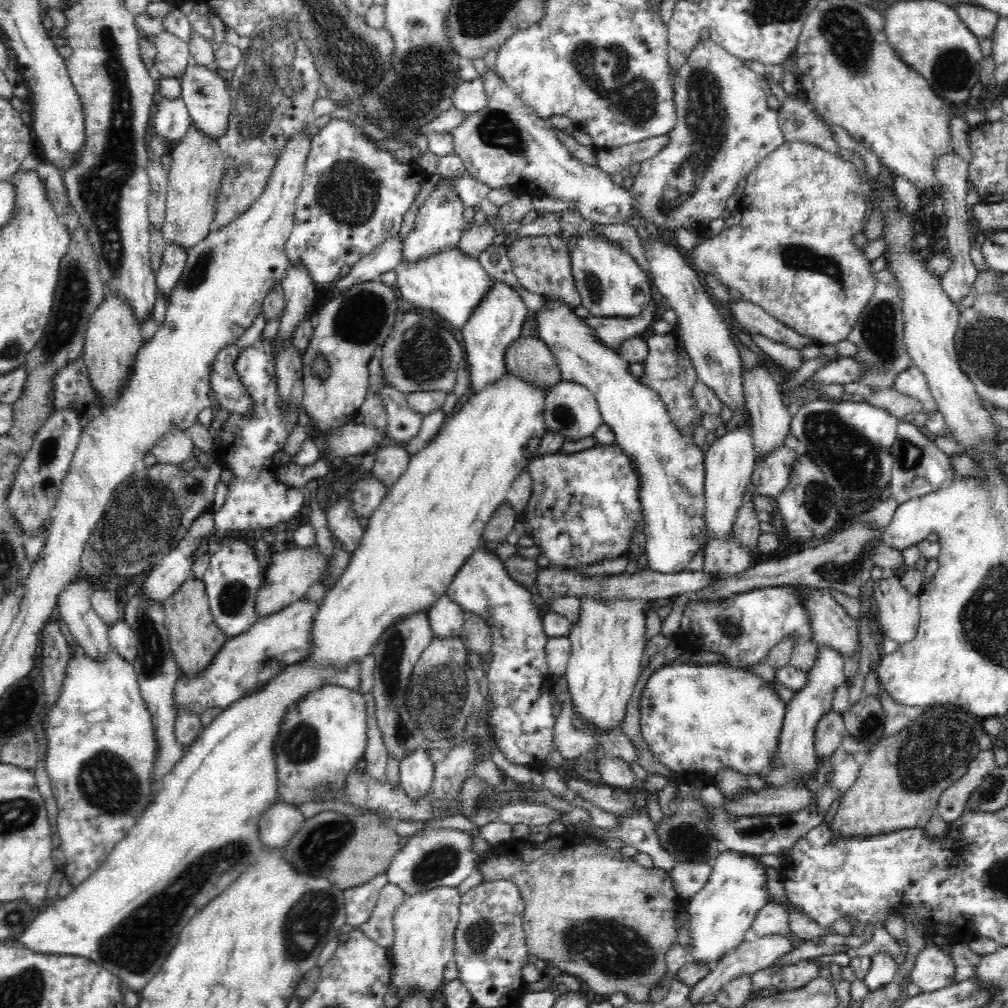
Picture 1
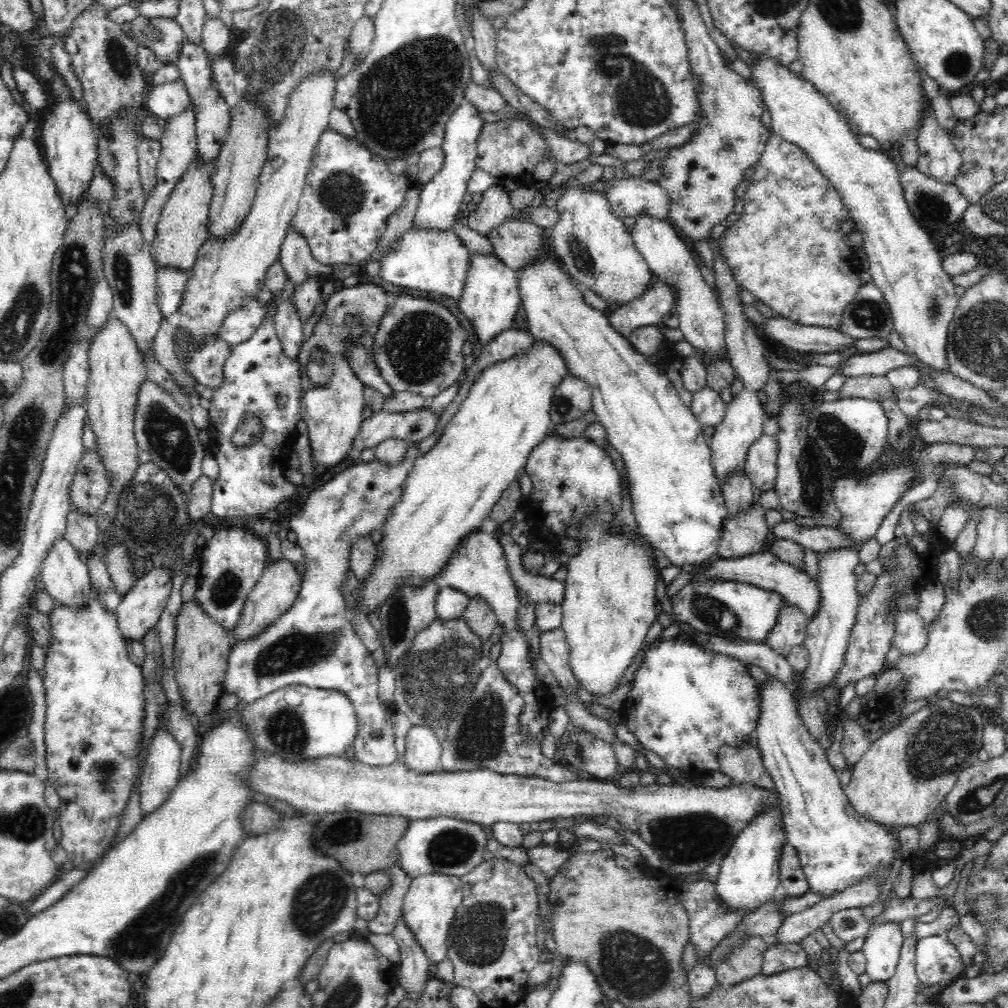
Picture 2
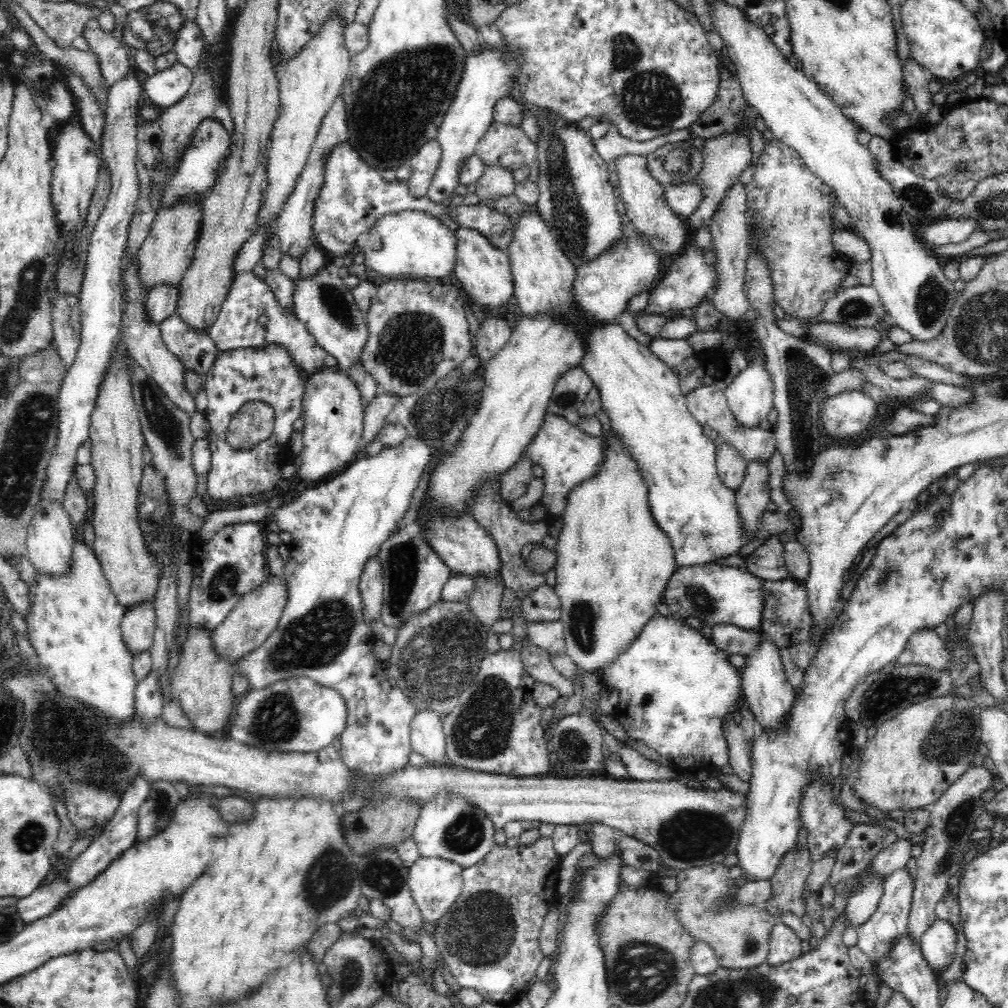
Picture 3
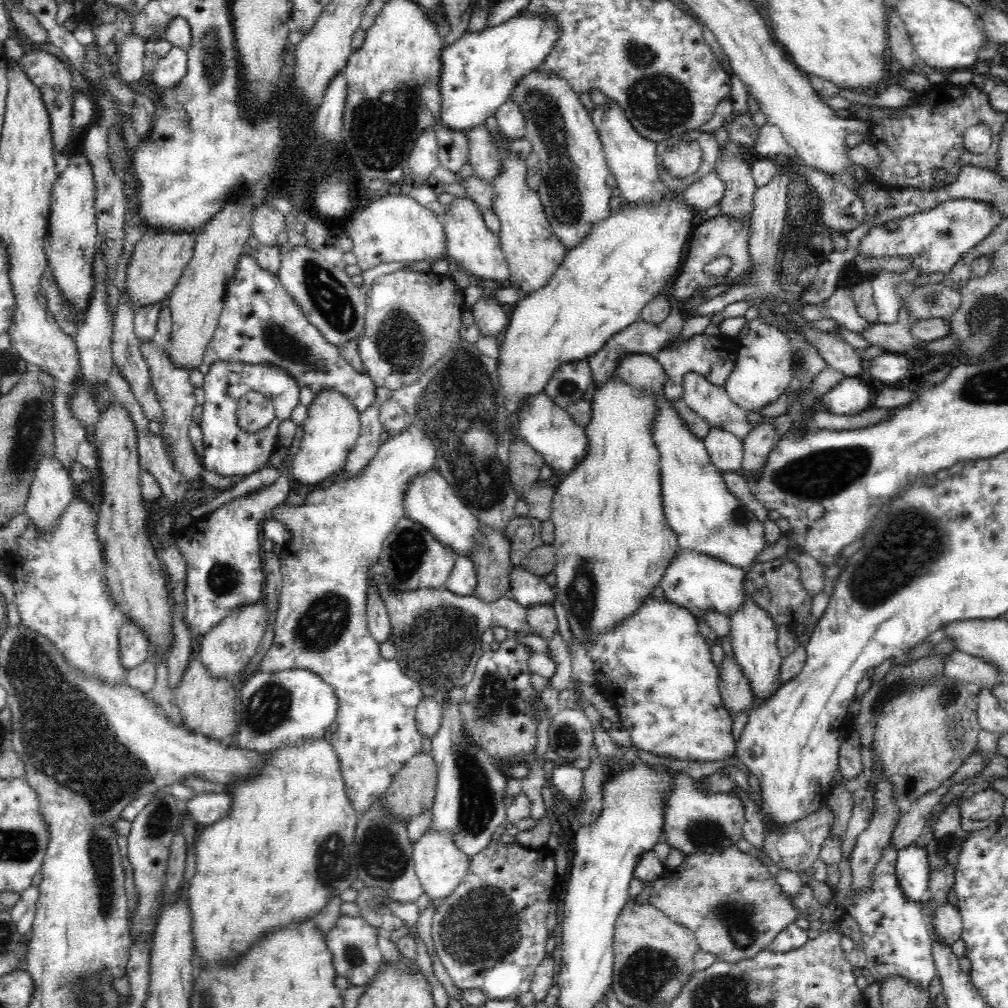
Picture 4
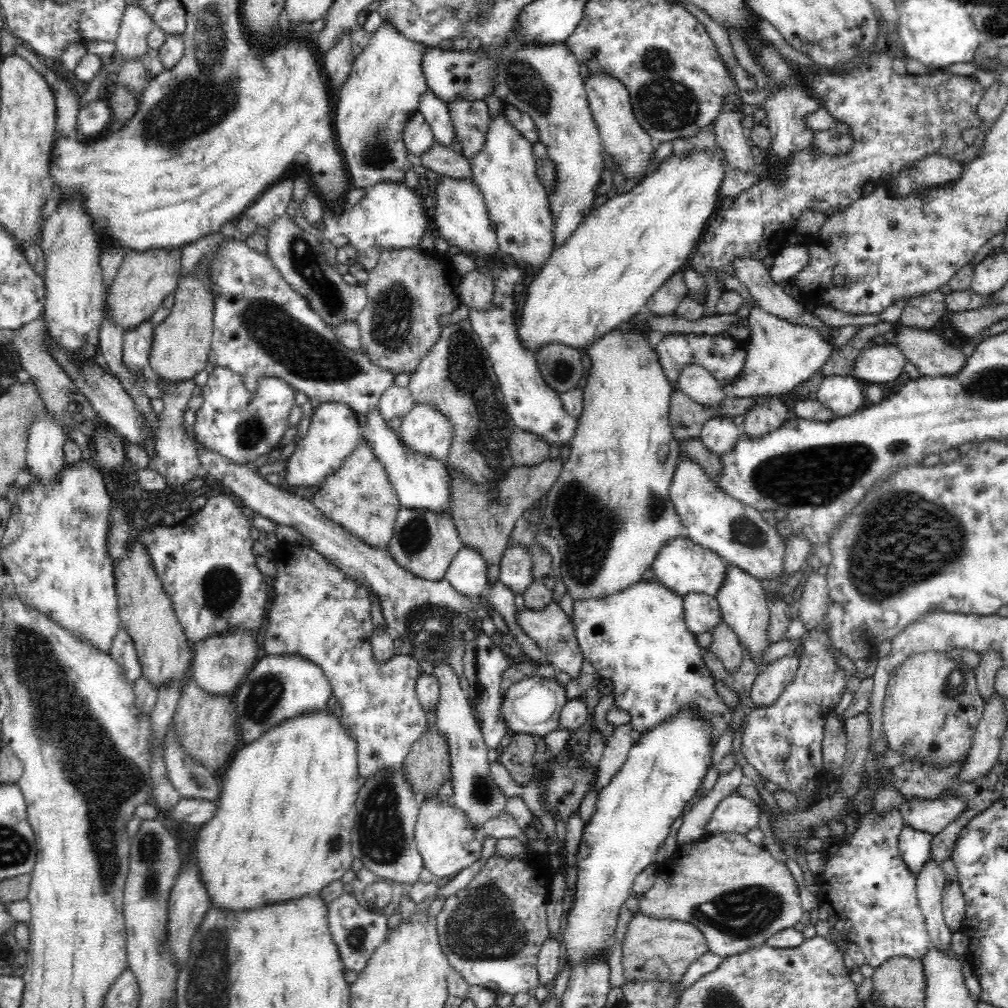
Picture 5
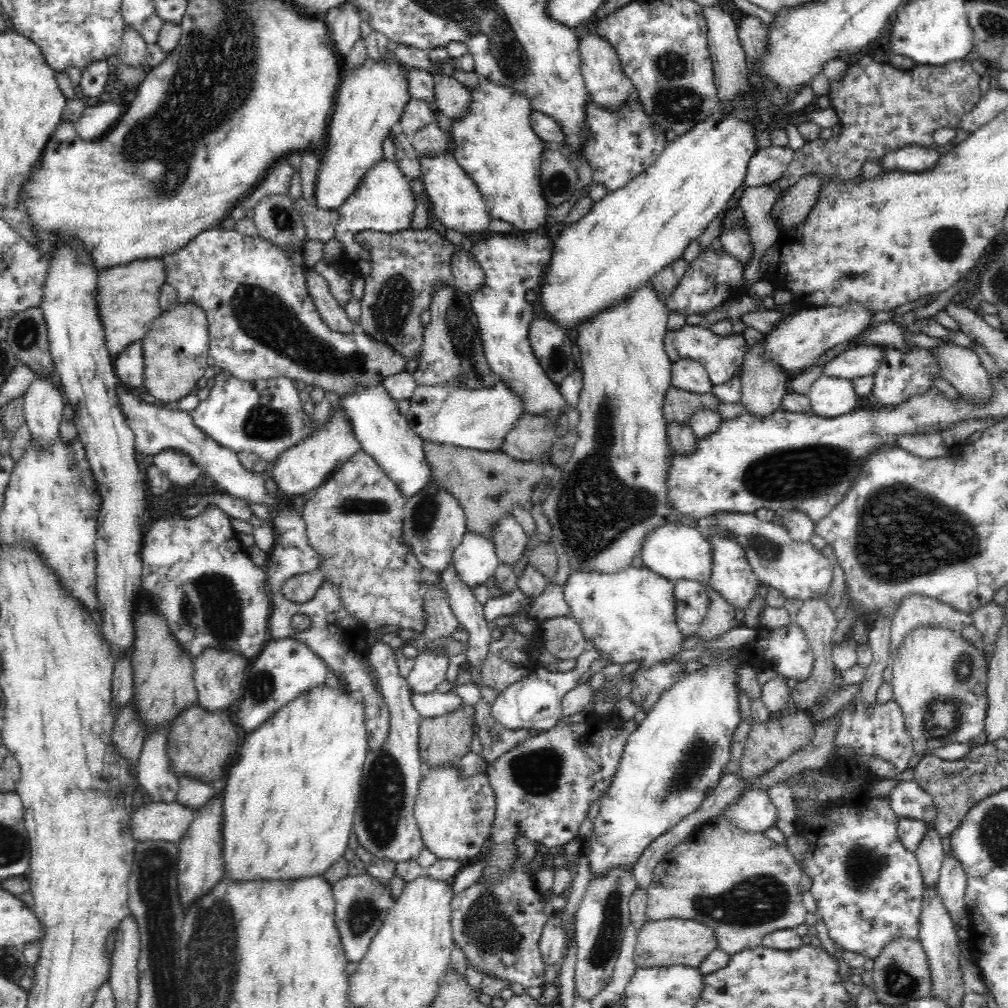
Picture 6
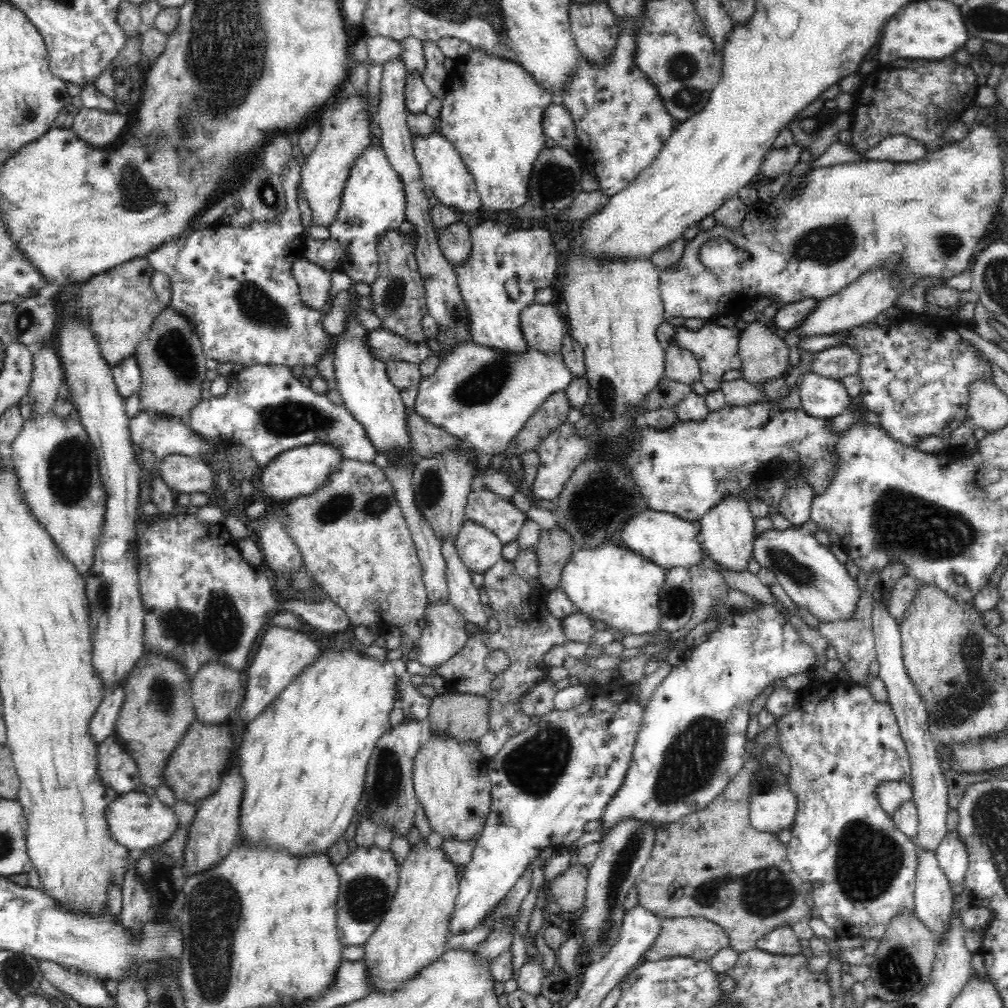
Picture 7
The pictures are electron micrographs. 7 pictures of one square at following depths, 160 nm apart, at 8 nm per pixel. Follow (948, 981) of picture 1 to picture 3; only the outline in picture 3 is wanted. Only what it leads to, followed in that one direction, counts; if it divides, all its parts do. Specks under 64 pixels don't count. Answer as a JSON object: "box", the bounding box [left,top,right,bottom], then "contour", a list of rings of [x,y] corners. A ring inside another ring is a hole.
{"box":[918,918,956,976],"contour":[[[937,918],[918,943],[928,967],[936,976],[940,976],[956,958],[956,931],[946,921]]]}

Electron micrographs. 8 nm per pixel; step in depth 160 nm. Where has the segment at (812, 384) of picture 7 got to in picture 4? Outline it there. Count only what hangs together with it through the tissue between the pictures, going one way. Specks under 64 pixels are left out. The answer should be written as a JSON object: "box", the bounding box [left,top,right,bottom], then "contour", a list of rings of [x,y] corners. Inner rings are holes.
{"box":[820,377,872,416],"contour":[[[845,377],[820,396],[820,406],[834,415],[854,416],[868,410],[870,398],[872,393],[863,381]]]}

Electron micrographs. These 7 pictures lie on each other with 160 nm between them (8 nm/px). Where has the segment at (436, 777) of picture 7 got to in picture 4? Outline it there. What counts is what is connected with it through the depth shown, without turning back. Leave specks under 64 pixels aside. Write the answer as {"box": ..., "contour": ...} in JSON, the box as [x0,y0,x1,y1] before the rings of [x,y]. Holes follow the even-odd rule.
{"box":[413,828,470,905],"contour":[[[430,828],[413,844],[413,861],[418,883],[422,885],[422,892],[428,896],[431,905],[441,903],[456,890],[470,864],[470,858],[454,845],[450,833],[438,833]]]}

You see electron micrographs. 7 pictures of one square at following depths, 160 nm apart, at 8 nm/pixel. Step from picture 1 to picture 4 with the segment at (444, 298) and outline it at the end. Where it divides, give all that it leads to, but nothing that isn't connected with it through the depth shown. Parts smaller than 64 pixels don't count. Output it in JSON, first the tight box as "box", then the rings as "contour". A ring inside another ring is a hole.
{"box":[346,191,448,272],"contour":[[[385,191],[377,195],[347,220],[346,233],[354,243],[353,253],[363,272],[379,264],[436,263],[448,256],[444,225],[432,211],[408,194]]]}

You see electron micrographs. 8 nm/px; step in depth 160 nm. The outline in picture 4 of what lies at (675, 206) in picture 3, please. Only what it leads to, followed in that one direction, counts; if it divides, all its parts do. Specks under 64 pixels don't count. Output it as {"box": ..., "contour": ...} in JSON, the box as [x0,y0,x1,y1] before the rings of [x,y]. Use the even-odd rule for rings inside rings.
{"box":[681,170,725,210],"contour":[[[712,170],[700,180],[692,182],[682,194],[681,198],[691,207],[691,210],[708,210],[721,202],[725,194],[725,184]]]}

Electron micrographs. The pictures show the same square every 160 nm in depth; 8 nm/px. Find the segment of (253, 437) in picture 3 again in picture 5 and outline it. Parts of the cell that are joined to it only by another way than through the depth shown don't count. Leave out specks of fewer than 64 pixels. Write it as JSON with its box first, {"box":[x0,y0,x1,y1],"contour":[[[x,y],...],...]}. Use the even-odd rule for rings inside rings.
{"box":[182,233,393,415],"contour":[[[214,233],[182,247],[182,274],[196,273],[203,259],[212,261],[209,281],[215,298],[213,338],[208,361],[216,367],[227,367],[240,374],[248,393],[257,393],[260,378],[274,376],[293,385],[308,399],[315,398],[320,403],[344,403],[357,415],[365,415],[377,406],[384,391],[393,386],[392,373],[374,366],[364,351],[356,353],[338,343],[333,330],[310,310],[308,301],[282,279],[269,257],[251,250],[245,242],[234,240],[232,236],[225,238],[223,234]]]}

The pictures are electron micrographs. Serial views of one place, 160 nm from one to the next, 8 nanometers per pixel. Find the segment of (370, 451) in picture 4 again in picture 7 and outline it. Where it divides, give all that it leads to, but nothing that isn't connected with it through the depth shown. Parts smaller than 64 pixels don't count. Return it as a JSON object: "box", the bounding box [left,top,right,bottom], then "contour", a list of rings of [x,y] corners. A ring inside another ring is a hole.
{"box":[282,458,427,660],"contour":[[[353,458],[342,459],[339,468],[328,478],[324,486],[318,487],[312,494],[293,499],[289,505],[282,509],[288,515],[288,534],[290,538],[294,540],[295,546],[300,549],[301,555],[303,555],[303,563],[307,566],[307,571],[311,575],[311,578],[326,592],[328,598],[336,604],[336,606],[344,610],[346,616],[348,616],[349,626],[352,628],[355,626],[375,626],[379,630],[395,626],[400,630],[401,634],[406,635],[409,640],[410,647],[405,660],[417,660],[419,655],[419,642],[422,634],[421,628],[418,626],[418,621],[425,618],[427,607],[426,587],[424,587],[424,583],[422,582],[421,562],[417,555],[416,545],[412,540],[409,526],[402,512],[402,507],[399,506],[399,502],[397,502],[395,498],[395,490],[392,481],[386,477],[382,466],[378,466],[374,461],[360,462]]]}

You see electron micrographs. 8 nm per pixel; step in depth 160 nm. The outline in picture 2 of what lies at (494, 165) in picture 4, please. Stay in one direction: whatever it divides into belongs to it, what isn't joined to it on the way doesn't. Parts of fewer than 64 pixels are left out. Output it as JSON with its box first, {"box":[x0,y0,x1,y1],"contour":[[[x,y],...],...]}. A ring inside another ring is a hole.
{"box":[468,182,516,236],"contour":[[[497,182],[488,192],[484,193],[484,200],[478,205],[478,208],[474,212],[470,212],[468,216],[468,227],[482,236],[490,236],[498,226],[510,222],[512,219],[516,219],[513,209],[510,205],[509,195],[504,192],[503,184]]]}

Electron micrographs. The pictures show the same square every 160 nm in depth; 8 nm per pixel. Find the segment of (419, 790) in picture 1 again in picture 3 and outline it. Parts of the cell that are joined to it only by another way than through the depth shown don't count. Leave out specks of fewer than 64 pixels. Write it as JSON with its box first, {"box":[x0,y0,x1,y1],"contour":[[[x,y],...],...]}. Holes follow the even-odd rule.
{"box":[410,710,450,765],"contour":[[[430,710],[417,712],[410,724],[410,743],[411,751],[418,753],[425,759],[428,765],[450,765],[445,755],[445,735],[443,734],[442,722],[439,716],[433,714]]]}

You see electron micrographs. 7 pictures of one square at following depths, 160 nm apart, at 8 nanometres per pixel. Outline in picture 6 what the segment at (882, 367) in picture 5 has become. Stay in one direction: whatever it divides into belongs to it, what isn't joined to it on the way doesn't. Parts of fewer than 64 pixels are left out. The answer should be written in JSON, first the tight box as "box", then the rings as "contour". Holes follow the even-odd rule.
{"box":[824,345,885,380],"contour":[[[859,345],[849,348],[825,364],[824,375],[838,376],[848,380],[873,376],[881,365],[885,347],[880,345]]]}

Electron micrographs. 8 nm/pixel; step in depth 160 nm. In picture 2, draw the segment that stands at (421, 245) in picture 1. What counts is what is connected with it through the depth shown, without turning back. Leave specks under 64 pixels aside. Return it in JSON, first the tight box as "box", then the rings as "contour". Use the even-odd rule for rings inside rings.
{"box":[413,99,483,232],"contour":[[[463,99],[461,105],[450,115],[446,123],[442,148],[445,152],[445,161],[438,174],[426,183],[419,195],[419,204],[413,219],[415,230],[452,232],[457,224],[459,208],[467,192],[469,178],[476,169],[476,138],[483,124],[478,113],[472,103]]]}

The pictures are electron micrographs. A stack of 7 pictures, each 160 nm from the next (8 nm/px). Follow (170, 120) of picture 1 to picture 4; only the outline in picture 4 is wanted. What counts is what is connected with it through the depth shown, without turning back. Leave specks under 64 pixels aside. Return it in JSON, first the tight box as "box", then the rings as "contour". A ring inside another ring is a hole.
{"box":[152,47,187,91],"contour":[[[172,47],[170,52],[161,58],[152,72],[152,81],[163,91],[174,88],[187,73],[187,52]]]}

